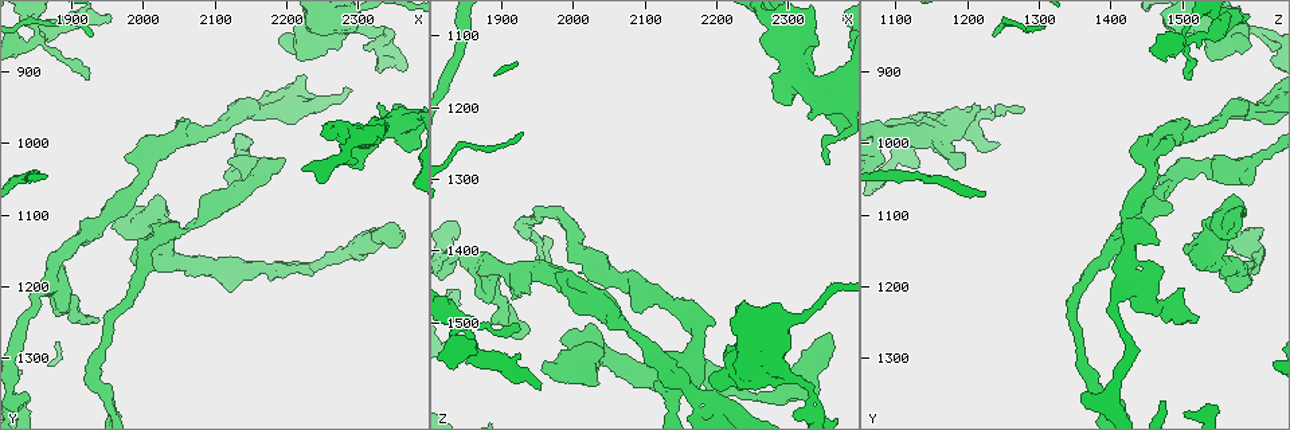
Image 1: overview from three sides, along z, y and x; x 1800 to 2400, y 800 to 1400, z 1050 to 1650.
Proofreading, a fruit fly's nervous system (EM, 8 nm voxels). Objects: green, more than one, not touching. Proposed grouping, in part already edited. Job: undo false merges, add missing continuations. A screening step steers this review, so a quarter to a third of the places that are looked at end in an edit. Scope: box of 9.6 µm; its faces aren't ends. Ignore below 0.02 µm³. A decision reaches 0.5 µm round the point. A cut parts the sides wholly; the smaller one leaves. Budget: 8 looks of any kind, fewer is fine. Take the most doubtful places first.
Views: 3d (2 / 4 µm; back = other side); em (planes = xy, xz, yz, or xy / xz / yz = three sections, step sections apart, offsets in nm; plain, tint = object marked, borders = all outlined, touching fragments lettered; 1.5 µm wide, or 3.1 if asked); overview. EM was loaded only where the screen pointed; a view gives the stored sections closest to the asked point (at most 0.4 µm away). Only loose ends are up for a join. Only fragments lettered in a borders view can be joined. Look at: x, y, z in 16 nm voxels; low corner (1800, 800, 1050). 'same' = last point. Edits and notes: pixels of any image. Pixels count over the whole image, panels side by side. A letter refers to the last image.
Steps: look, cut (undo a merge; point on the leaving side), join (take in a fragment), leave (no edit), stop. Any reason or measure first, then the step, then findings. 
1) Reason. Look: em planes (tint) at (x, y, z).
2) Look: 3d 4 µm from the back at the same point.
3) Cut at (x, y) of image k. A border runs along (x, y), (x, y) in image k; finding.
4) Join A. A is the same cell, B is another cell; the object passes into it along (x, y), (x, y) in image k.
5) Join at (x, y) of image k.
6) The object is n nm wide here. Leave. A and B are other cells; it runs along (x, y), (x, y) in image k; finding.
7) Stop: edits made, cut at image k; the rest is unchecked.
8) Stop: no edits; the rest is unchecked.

Branch stops here. Look: em planes (borders) at (2330, 950, 1215).

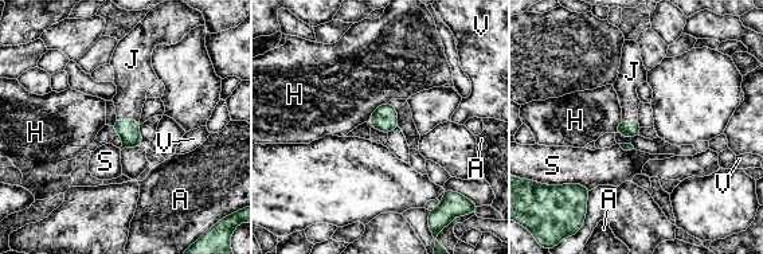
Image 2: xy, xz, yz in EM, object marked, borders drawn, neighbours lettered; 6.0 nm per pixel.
Join J. J is the same cell, A, H, S and V are other cells; the object passes into it along (128, 129), (128, 120), (132, 78) in image 2; it goes on there.

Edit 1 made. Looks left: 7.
Free end. Look: em planes (borders) at (2360, 1125, 1515).

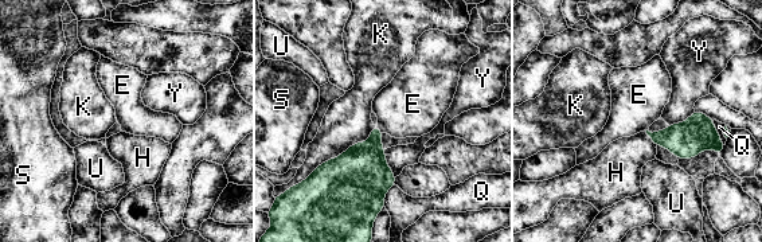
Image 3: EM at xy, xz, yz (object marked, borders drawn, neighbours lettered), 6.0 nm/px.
Join H. H is the same cell, E, K, Q, S, U and Y are other cells; the object passes into it along (686, 140), (651, 137), (620, 166) in image 3; the neuron continues.

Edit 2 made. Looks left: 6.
Thin neck. Look: em xy step 8 (tint) at (1855, 855, 1500).

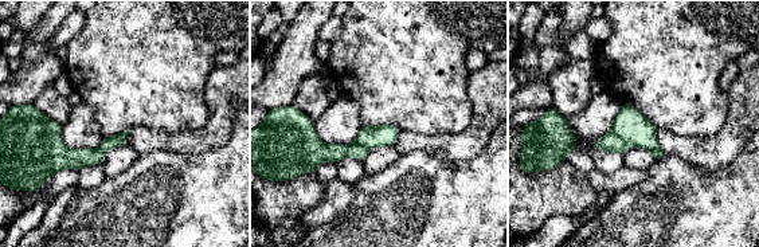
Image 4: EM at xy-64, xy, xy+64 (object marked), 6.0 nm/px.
Look: em planes (borders) at the same point.

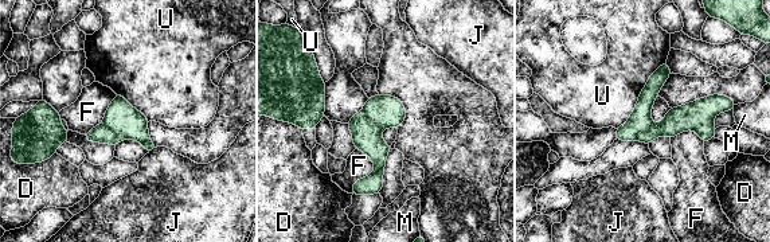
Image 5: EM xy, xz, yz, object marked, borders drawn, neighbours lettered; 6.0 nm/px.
Cut at (383, 110) of image 5. D, F, J, M and U are other cells; a border runs along (362, 110), (382, 129) in image 5; a second neuron is stuck on.

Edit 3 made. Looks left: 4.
Stop: edits made, join at image 2, join at image 3, cut at image 5; the rest is unchecked.

